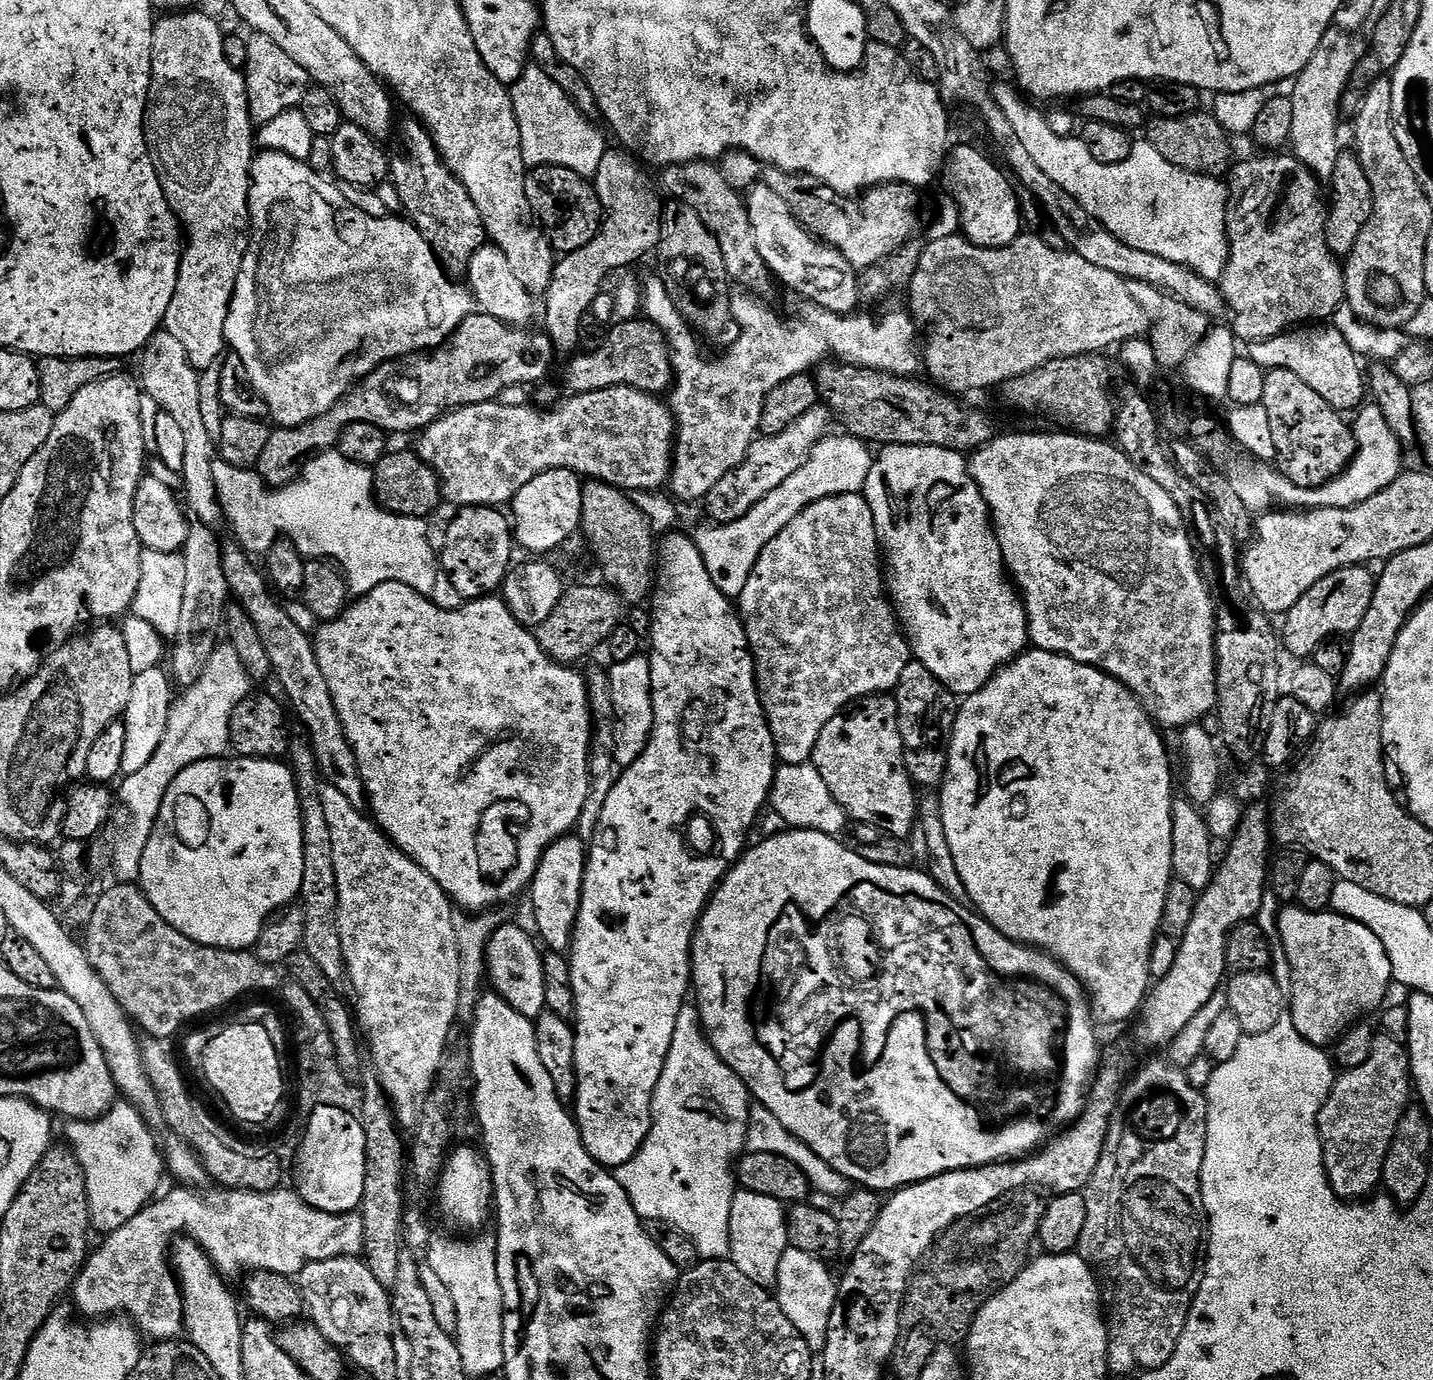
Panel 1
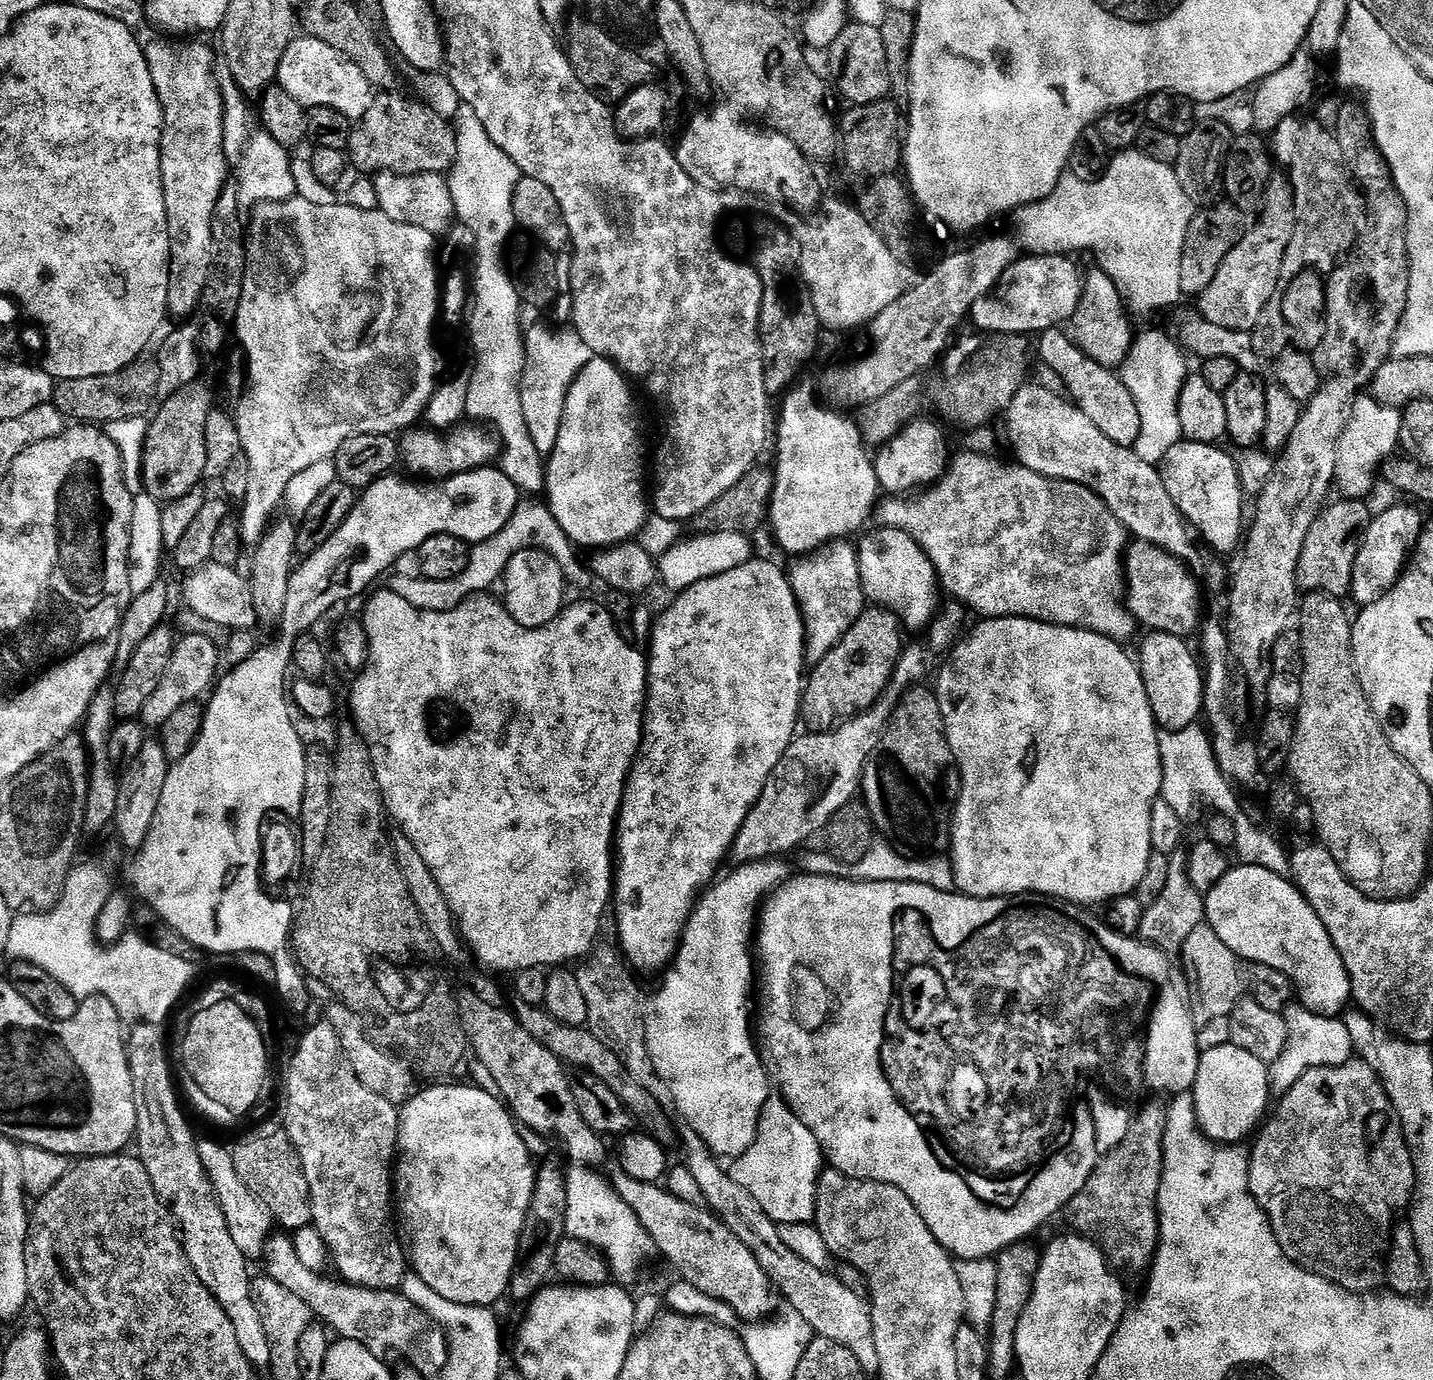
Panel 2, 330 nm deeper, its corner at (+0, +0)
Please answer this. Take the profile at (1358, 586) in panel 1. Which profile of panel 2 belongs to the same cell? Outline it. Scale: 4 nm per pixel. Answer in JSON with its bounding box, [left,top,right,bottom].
[1296,498,1374,598]

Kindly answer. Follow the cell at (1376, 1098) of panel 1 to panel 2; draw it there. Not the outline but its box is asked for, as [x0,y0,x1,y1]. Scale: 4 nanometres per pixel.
[1248,1058,1415,1294]

